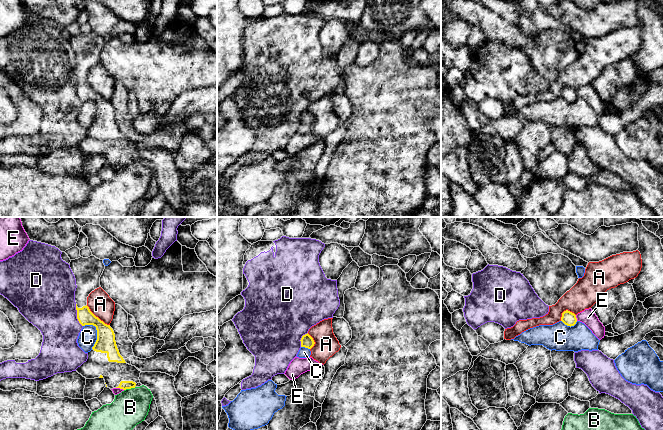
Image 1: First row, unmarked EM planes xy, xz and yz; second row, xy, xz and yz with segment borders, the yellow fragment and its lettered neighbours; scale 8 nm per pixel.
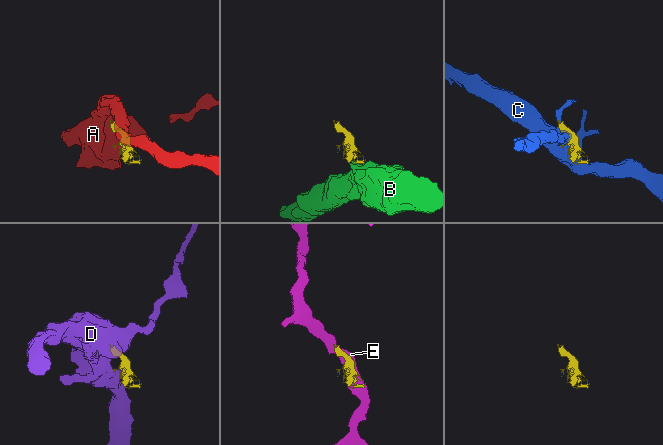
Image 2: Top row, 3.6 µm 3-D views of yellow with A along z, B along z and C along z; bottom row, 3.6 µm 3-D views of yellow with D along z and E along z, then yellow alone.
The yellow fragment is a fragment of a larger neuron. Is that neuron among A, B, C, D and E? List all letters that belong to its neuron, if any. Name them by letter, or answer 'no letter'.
no letter

